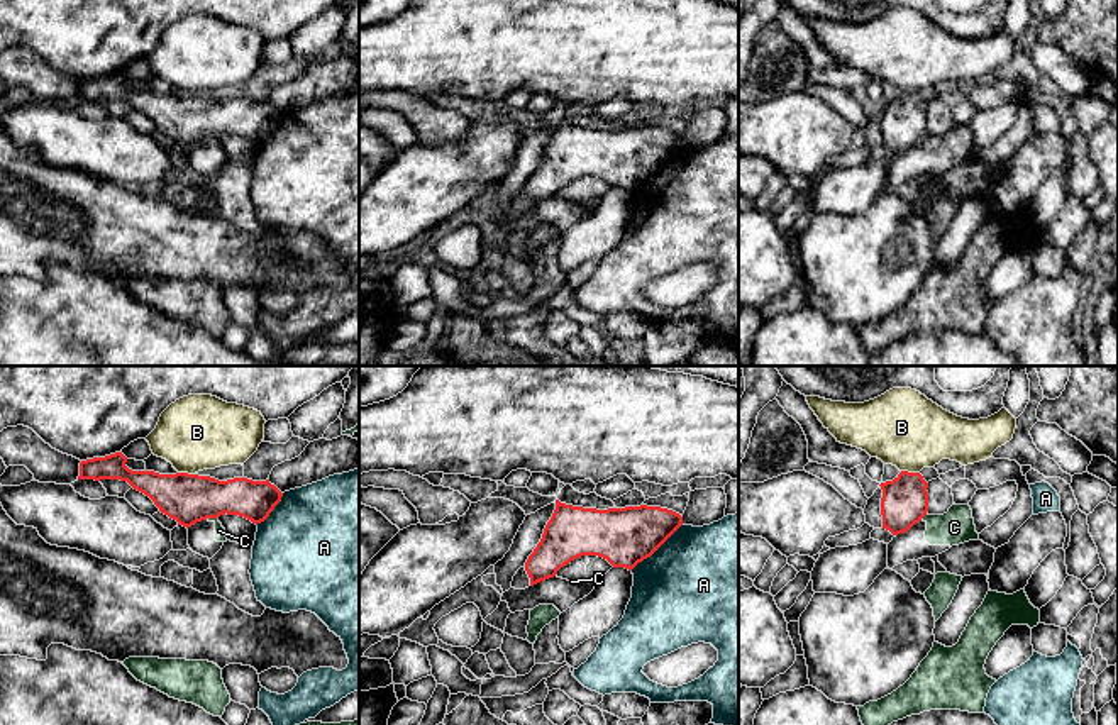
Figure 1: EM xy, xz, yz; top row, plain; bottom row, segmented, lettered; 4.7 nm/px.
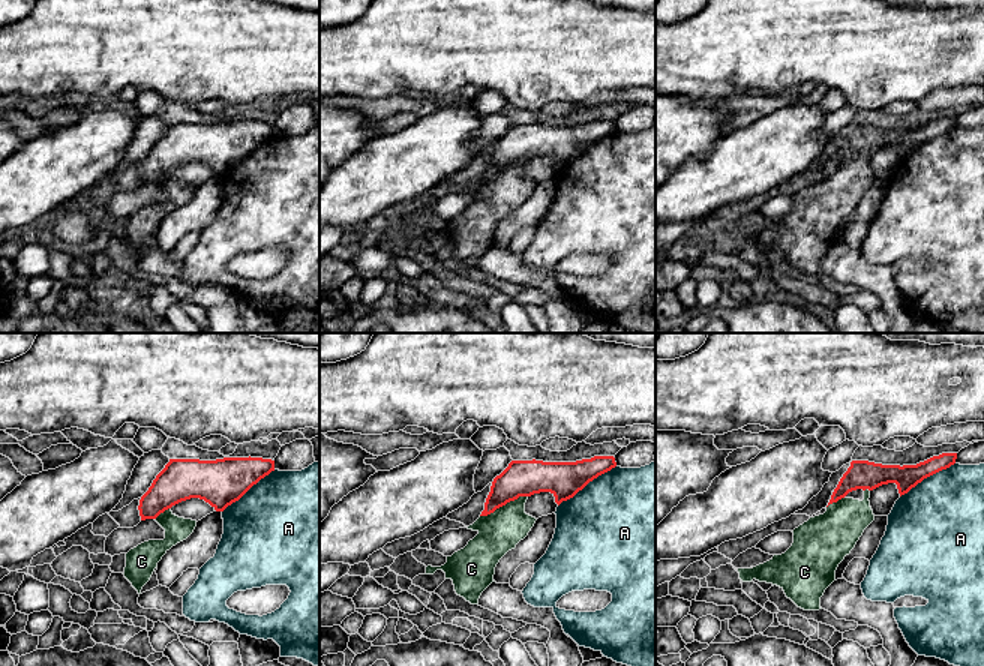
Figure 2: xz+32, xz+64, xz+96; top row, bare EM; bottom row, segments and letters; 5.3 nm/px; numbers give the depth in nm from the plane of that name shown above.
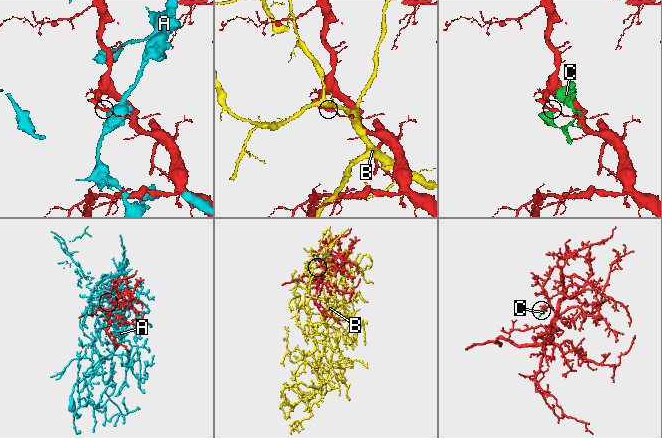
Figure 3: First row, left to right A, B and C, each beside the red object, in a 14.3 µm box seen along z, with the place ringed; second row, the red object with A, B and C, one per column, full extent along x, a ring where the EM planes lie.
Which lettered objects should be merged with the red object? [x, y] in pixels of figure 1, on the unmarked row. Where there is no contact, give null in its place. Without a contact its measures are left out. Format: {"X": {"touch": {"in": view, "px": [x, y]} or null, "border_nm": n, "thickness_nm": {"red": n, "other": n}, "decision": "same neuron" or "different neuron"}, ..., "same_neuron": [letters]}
{"A": {"touch": {"in": "xz", "px": [656, 170]}, "border_nm": 340, "thickness_nm": {"red": 280, "other": 500}, "decision": "different neuron"}, "B": {"touch": {"in": "yz", "px": [910, 94]}, "border_nm": 90, "thickness_nm": {"red": 220, "other": 360}, "decision": "different neuron"}, "C": {"touch": {"in": "xy", "px": [210, 138]}, "border_nm": 60, "thickness_nm": {"red": 240, "other": 50}, "decision": "different neuron"}, "same_neuron": []}

